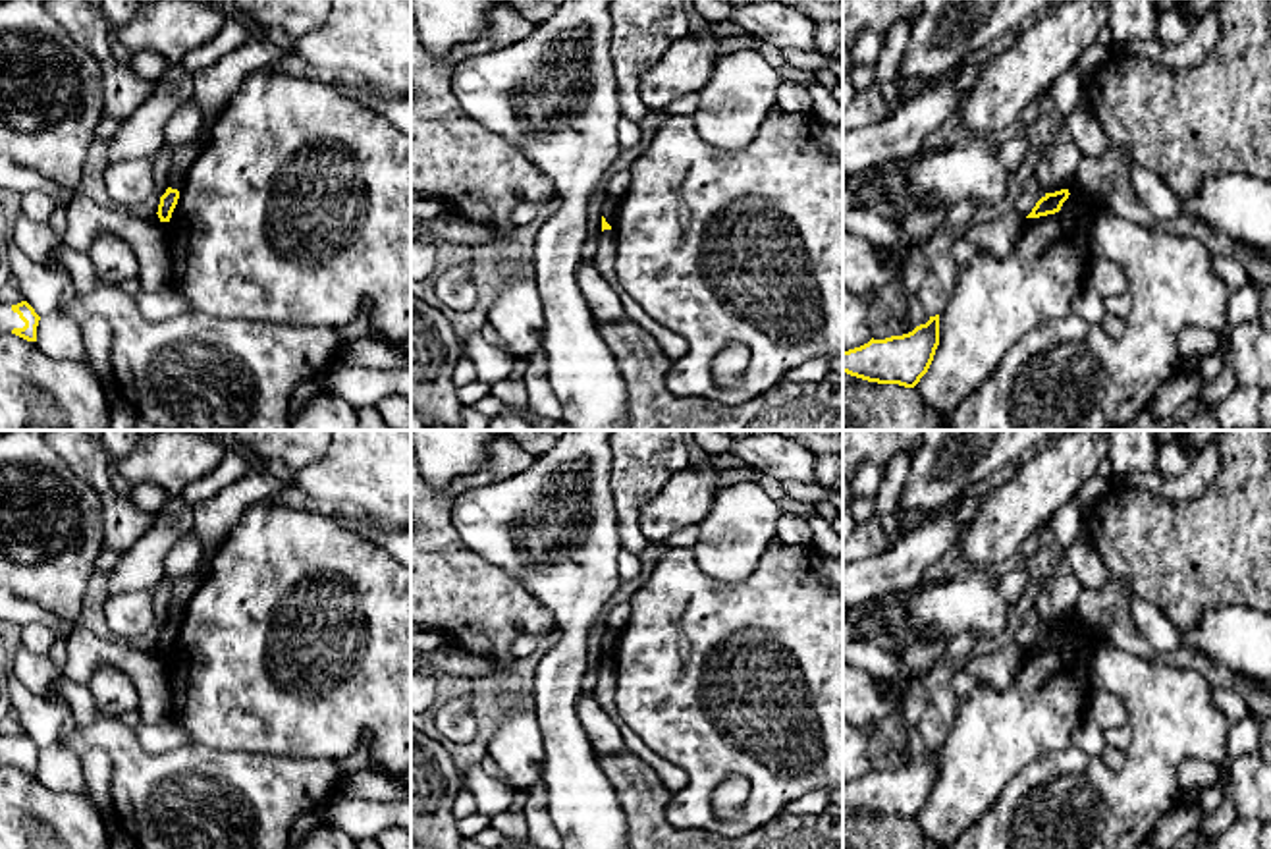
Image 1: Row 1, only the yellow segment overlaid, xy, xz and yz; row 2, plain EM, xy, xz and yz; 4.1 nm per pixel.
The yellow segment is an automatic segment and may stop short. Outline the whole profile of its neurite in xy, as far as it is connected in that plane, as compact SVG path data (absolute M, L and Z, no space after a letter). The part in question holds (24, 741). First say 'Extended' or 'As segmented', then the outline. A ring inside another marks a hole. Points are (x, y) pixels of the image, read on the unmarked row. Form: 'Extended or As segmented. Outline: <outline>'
Extended. Outline: M27 733L17 737L0 735L0 764L12 764L27 774L37 774L39 753L41 749Z

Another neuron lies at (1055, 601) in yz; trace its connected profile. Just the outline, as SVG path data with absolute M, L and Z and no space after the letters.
M1063 554L1063 561L1055 575L1038 589L1034 610L1041 616L1045 625L1055 625L1074 616L1080 594L1082 585Z

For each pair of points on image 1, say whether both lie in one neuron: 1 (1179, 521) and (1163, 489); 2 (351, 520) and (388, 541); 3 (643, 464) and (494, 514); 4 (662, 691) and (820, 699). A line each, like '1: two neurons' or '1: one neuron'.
1: two neurons
2: one neuron
3: two neurons
4: one neuron

